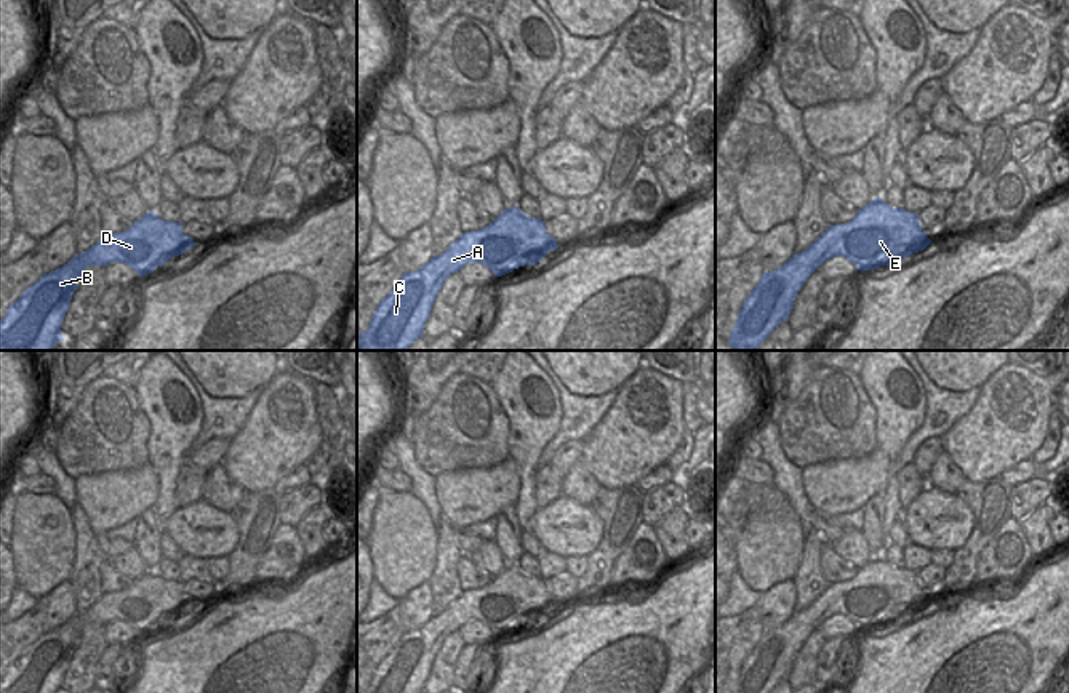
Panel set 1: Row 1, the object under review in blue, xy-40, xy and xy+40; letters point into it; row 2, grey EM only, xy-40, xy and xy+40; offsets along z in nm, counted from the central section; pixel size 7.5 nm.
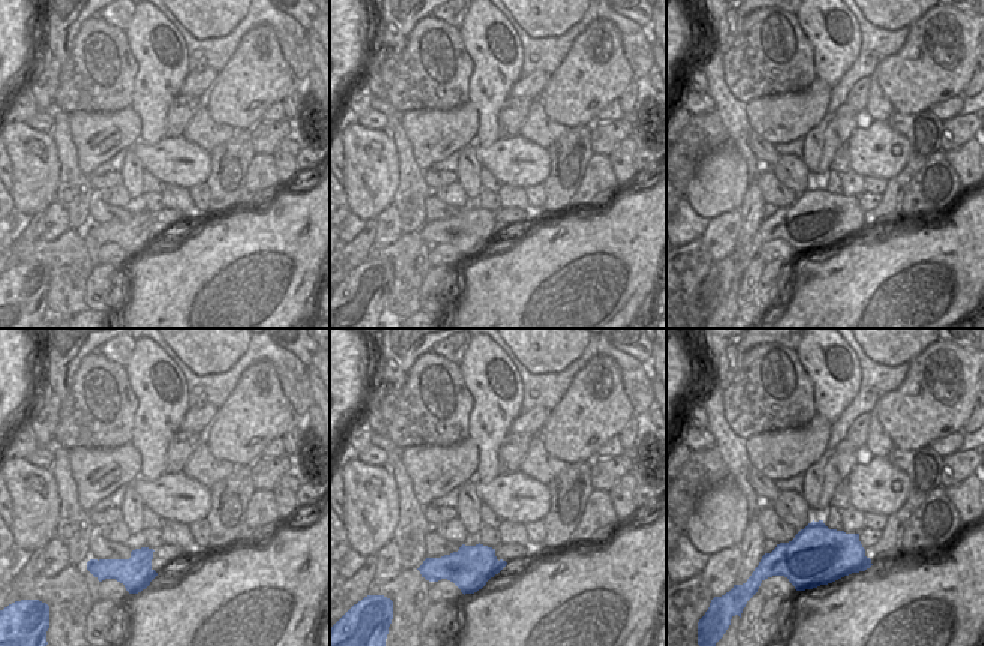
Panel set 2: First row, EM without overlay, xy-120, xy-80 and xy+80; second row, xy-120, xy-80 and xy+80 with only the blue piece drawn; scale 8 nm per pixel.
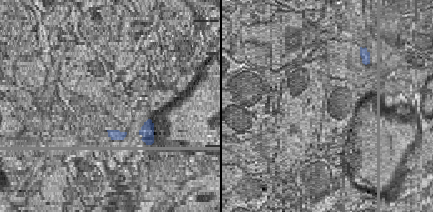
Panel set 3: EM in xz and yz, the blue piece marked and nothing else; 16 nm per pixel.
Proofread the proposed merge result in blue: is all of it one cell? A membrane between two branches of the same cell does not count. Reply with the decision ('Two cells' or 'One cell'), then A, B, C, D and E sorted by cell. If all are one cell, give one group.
One cell. Groups: A B C D E

